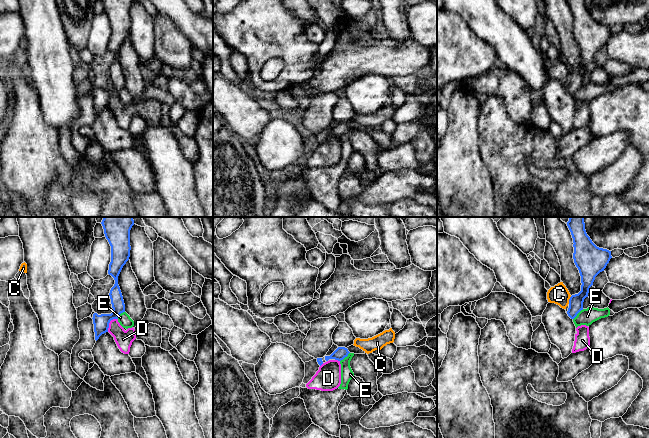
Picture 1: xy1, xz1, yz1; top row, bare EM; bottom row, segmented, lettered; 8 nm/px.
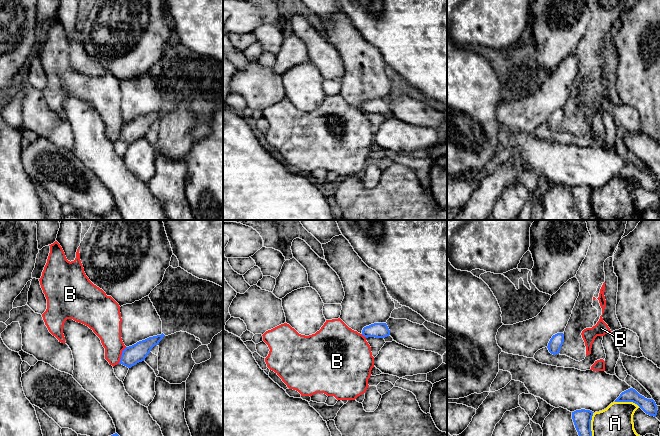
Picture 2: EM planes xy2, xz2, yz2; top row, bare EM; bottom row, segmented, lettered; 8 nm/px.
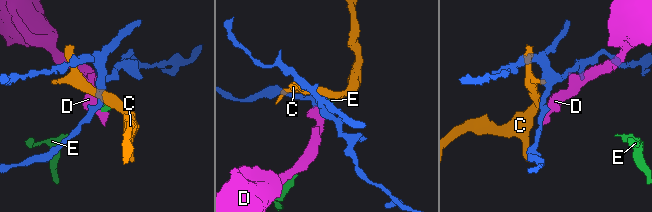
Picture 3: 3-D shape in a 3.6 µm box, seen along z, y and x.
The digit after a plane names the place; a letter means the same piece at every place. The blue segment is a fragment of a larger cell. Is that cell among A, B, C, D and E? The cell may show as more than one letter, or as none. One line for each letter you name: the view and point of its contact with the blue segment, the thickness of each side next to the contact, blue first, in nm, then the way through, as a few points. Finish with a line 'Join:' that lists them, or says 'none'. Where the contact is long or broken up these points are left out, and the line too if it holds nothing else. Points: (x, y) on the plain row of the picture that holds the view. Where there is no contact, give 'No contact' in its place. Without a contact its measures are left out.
Join: none

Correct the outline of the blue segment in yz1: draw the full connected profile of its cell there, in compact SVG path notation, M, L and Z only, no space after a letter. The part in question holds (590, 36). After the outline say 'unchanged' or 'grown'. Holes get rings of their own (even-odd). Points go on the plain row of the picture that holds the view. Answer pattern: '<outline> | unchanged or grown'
M567 0L573 14L573 35L581 52L581 67L569 75L568 92L574 95L583 86L583 78L595 53L606 44L611 27L597 23L585 6L585 0Z | unchanged

